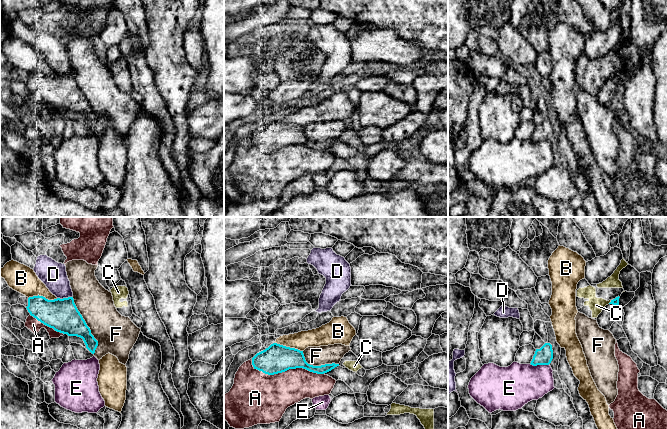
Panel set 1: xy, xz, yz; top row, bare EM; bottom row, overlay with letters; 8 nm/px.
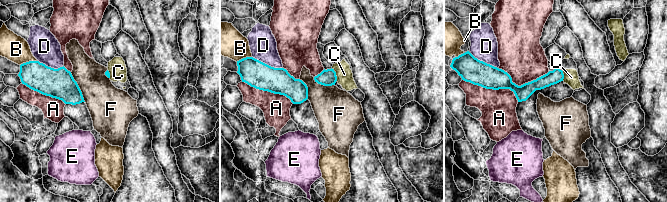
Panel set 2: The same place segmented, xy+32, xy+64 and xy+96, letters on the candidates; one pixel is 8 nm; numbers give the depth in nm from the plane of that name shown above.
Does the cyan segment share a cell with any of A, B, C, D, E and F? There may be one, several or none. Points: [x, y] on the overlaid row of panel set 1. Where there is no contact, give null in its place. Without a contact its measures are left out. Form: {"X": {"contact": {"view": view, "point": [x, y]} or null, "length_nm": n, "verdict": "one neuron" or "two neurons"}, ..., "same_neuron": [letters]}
{"A": {"contact": {"view": "xz", "point": [284, 371]}, "length_nm": 600, "verdict": "two neurons"}, "B": {"contact": {"view": "xy", "point": [42, 296]}, "length_nm": 240, "verdict": "two neurons"}, "C": {"contact": {"view": "yz", "point": [610, 302]}, "length_nm": 40, "verdict": "two neurons"}, "D": {"contact": {"view": "xy", "point": [64, 298]}, "length_nm": 130, "verdict": "two neurons"}, "E": {"contact": {"view": "yz", "point": [539, 364]}, "length_nm": 150, "verdict": "two neurons"}, "F": {"contact": {"view": "xy", "point": [86, 325]}, "length_nm": 480, "verdict": "two neurons"}, "same_neuron": []}

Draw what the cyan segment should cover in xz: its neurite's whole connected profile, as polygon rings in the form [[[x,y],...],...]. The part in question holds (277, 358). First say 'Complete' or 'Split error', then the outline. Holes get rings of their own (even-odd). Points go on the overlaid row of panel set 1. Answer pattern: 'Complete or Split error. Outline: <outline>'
Complete. Outline: [[[273,343],[265,350],[257,353],[252,358],[252,365],[254,369],[268,375],[296,368],[303,368],[317,374],[324,374],[339,366],[339,364],[335,363],[321,366],[310,365],[306,362],[303,351],[277,343]]]

